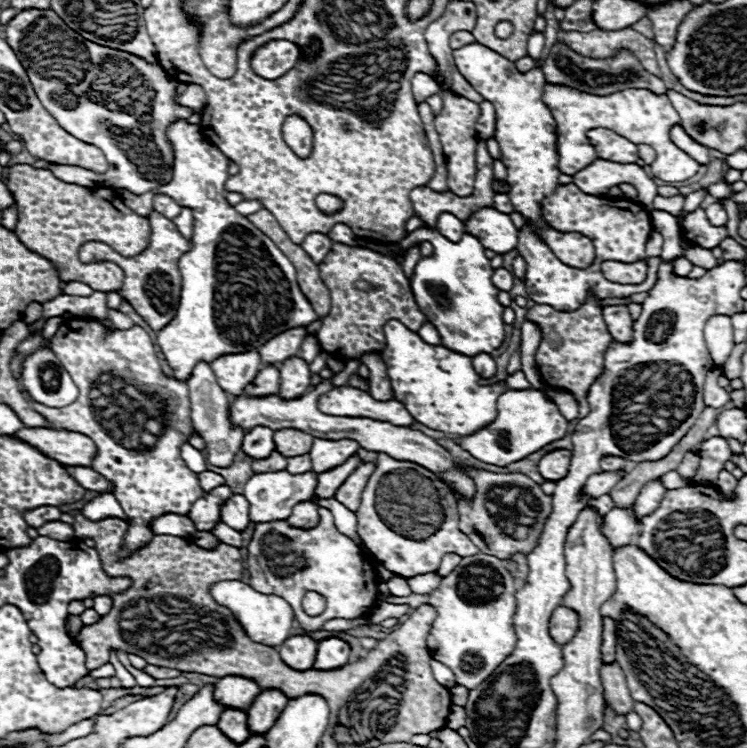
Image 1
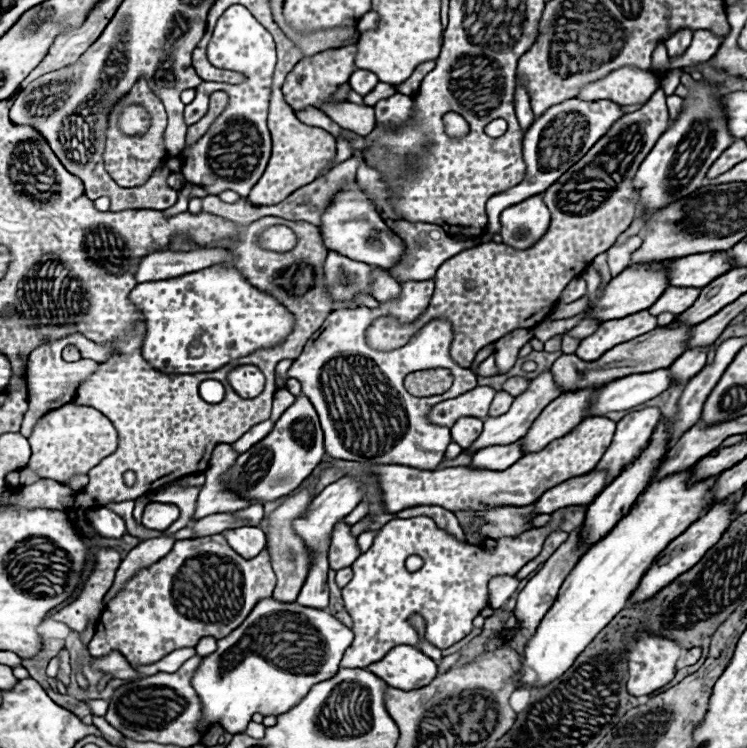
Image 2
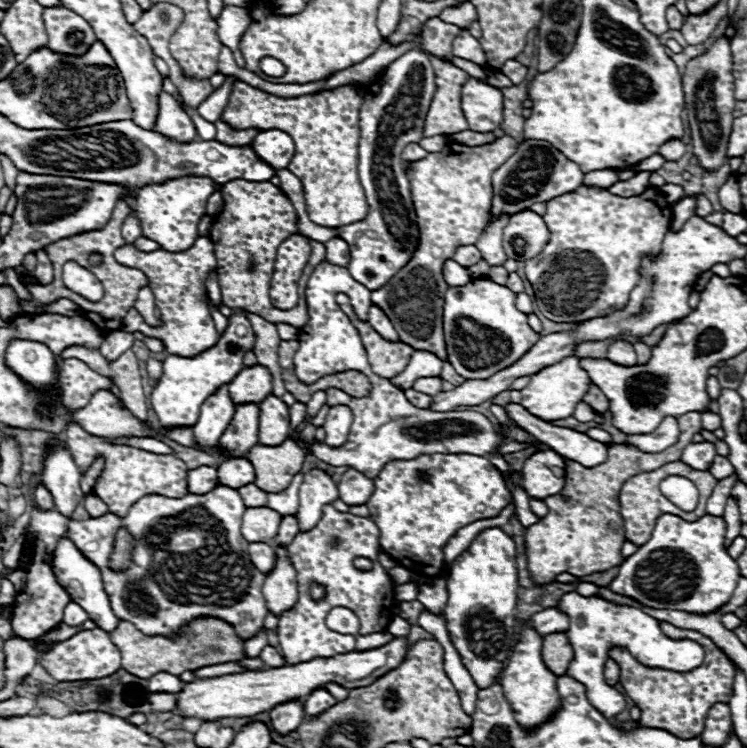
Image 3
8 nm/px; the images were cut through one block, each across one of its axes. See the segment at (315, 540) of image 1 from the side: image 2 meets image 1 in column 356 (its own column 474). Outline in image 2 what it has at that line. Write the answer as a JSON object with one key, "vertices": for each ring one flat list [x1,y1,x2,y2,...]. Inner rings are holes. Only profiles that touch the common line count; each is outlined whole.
{"vertices":[[564,510,554,512,552,522,548,526,532,528,516,538,500,538,496,542,498,546,492,550,492,554,488,554,482,546,476,546,476,544,468,544,468,542,460,544,446,530,436,528,434,520,428,516,418,516,418,518,408,518,408,520,390,520,376,534,368,552,364,552,356,558,356,562,352,564,354,578,342,588,344,606,354,620,352,632,356,636,354,636,354,642,350,644,350,648,344,652,340,668,366,668,368,664,378,662,394,646,400,646,400,644,418,646,420,636,418,636,416,628,410,624,410,618,414,614,420,614,424,618,424,622,426,622,424,638,430,644,434,644,436,648,444,650,444,648,450,648,452,644,460,642,464,636,470,634,472,620,488,606,488,580,492,576,514,576,514,572,518,572,526,562,536,558,542,550,544,538,552,530,558,530,562,514,564,514],[412,554,416,554,424,560,424,566,418,572,408,572,404,566,406,558]]}

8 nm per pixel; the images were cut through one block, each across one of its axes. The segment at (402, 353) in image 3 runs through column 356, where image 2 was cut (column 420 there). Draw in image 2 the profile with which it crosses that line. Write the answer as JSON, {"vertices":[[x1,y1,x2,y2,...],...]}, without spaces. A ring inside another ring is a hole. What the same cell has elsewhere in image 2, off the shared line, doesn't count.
{"vertices":[[658,88,640,110,624,114,614,122,590,152,542,194,544,204,550,208,550,228,544,238,518,252,506,244,488,242,446,260,436,272,436,290,426,312,412,324,378,318,368,328,368,344,376,350,400,348,410,342,410,336,418,334,422,324,444,318,452,324,450,358,458,366,470,368,480,348,496,342,514,328,524,328,530,318,540,322,538,312,544,310,548,314,564,286,578,278,632,224,638,202,632,178,668,124,666,96]]}

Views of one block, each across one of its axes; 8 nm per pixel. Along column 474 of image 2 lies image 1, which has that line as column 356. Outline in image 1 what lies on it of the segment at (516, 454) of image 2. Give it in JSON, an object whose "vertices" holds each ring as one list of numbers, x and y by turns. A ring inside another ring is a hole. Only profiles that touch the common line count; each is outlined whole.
{"vertices":[[354,454,342,466,318,474,316,494,322,498,332,498,334,492,338,490,338,484,342,484,342,480,346,480,346,476,350,476,350,472,354,472,354,468,358,468,358,464,362,464,362,460,358,458,358,454]]}

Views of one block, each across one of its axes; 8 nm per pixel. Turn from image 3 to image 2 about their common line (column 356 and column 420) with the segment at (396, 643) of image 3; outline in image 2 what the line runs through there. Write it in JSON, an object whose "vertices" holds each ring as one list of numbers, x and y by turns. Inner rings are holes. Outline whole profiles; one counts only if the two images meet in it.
{"vertices":[[396,646,382,660,368,666,372,674,398,690,416,690,428,686,436,676,436,662,414,646]]}

